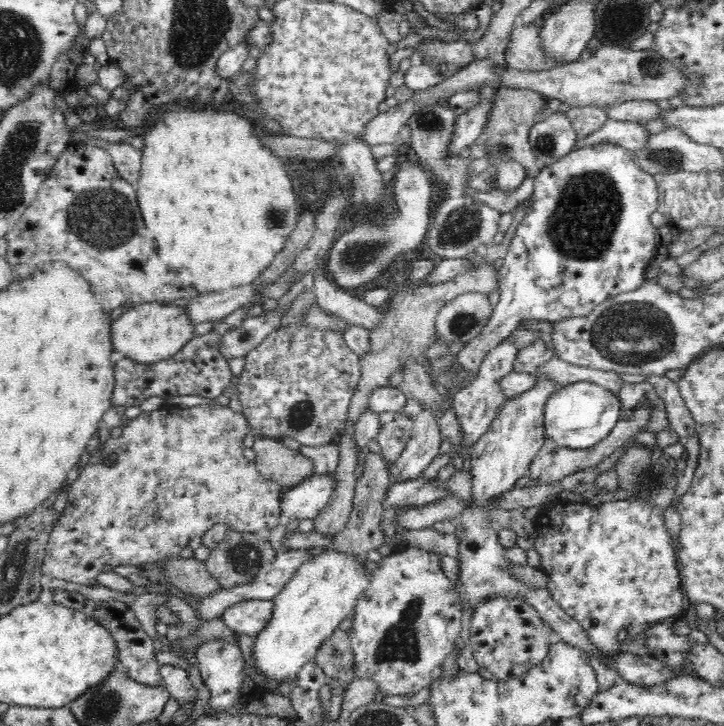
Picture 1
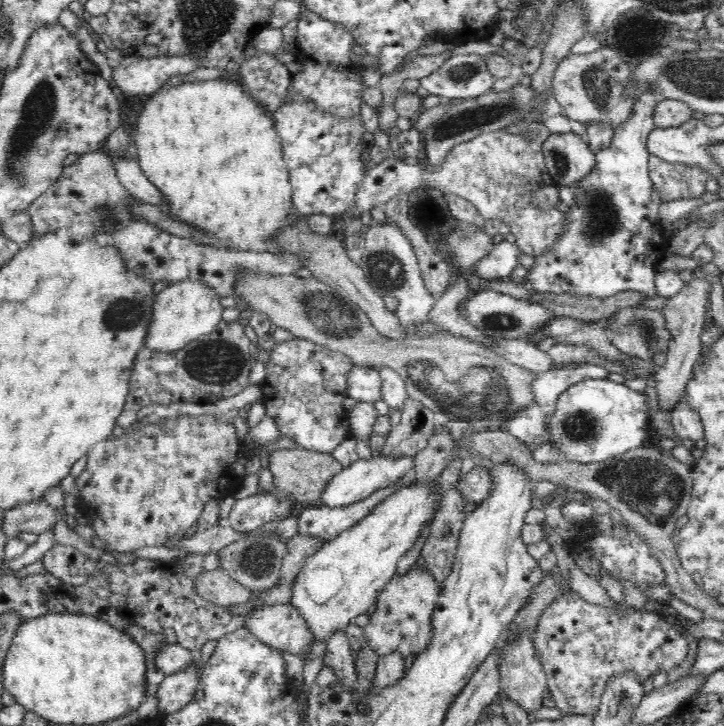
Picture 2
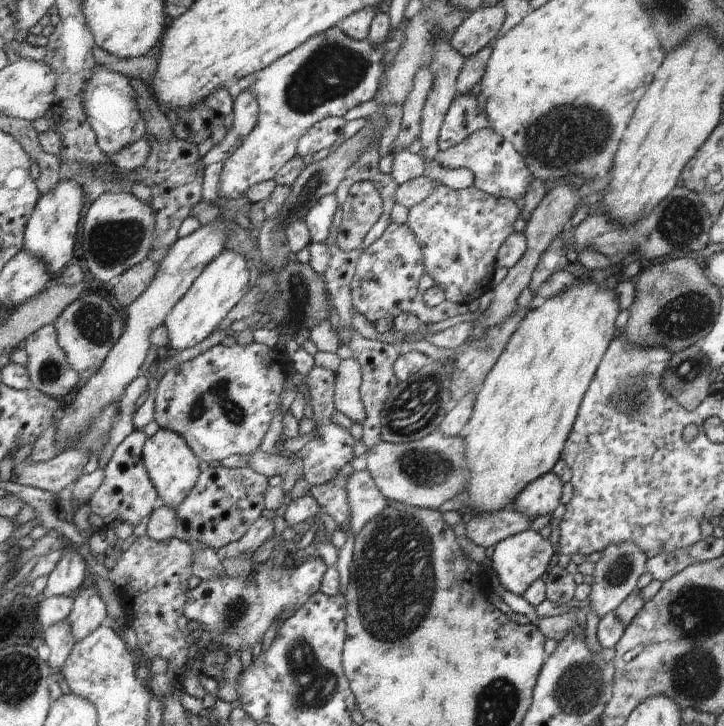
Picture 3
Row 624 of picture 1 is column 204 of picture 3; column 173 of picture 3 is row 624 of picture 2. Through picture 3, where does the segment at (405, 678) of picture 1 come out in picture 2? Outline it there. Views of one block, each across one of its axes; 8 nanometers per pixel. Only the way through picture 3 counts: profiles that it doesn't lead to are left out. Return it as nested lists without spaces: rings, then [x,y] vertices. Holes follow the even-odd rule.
[[[412,566],[408,574],[404,576],[394,576],[390,584],[382,590],[378,596],[378,604],[372,610],[372,620],[364,628],[364,634],[368,638],[370,648],[382,658],[394,652],[400,652],[404,658],[410,654],[418,656],[422,654],[432,636],[432,616],[436,610],[436,600],[442,592],[442,586],[432,578],[426,566]]]

